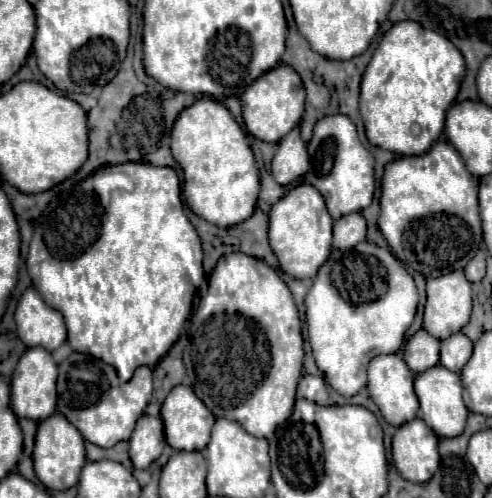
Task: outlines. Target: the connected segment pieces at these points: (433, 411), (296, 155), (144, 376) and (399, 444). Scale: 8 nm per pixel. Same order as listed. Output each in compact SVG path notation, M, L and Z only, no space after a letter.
M434 366L416 376L414 388L420 400L420 418L440 436L440 438L456 438L462 434L468 418L468 410L462 402L462 380L460 374L446 370L444 366Z
M296 126L278 142L278 150L272 160L272 174L278 184L288 186L302 178L308 172L308 168L308 150L304 140L300 138L300 128Z
M74 352L60 366L58 376L58 412L66 416L80 434L102 448L128 440L134 432L138 418L152 398L152 368L140 366L130 382L120 382L114 368L86 354Z
M420 418L406 422L394 434L392 458L402 478L428 482L440 466L438 436Z

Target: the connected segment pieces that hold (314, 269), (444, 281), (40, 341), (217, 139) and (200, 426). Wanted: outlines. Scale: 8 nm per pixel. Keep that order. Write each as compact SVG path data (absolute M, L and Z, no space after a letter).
M300 184L292 188L284 198L280 198L274 204L274 210L270 212L270 230L268 230L270 248L274 250L280 268L298 280L314 278L314 274L318 274L318 266L322 266L322 262L326 262L326 258L330 256L332 224L334 220L326 210L324 198L322 194L318 194L314 186Z
M462 270L428 280L426 294L428 294L428 300L424 308L424 330L428 334L432 334L438 340L446 340L450 338L450 334L456 334L466 326L472 312L472 288Z
M28 288L16 308L18 338L30 346L42 346L44 350L56 350L66 342L66 324L58 310L46 306L36 288Z
M210 98L182 110L172 128L172 156L184 170L184 198L188 208L206 222L230 228L254 214L260 174L248 138L230 110Z
M176 386L166 396L160 418L164 422L166 442L174 450L204 450L214 426L214 414L188 386Z

